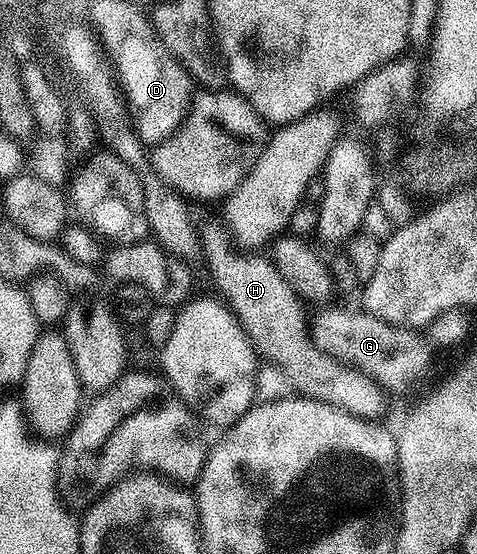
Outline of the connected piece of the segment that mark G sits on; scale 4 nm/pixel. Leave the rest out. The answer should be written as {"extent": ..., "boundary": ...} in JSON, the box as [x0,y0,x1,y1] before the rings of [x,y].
{"extent":[311,306,430,393],"boundary":[[[329,306],[318,307],[321,309],[311,316],[312,344],[342,366],[361,372],[386,393],[411,387],[428,370],[430,353],[424,339],[414,329],[395,328],[364,310],[325,307]]]}

